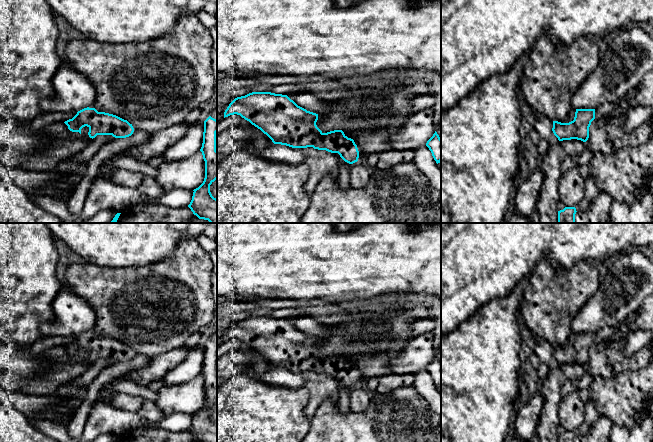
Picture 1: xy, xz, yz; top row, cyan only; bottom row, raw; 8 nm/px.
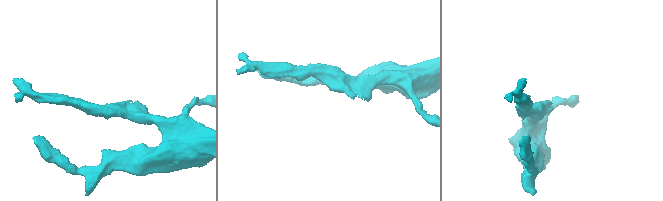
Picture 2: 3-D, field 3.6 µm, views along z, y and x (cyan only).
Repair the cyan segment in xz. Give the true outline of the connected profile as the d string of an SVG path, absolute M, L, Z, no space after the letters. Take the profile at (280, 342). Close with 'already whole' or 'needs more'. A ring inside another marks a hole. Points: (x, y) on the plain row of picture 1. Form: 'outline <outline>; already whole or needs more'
outline M252 316L237 321L225 334L224 342L234 338L240 339L260 353L274 368L286 369L292 372L313 371L318 374L338 377L349 388L358 385L359 375L353 363L348 362L342 354L323 357L316 349L318 338L298 330L287 319L271 316Z; already whole

